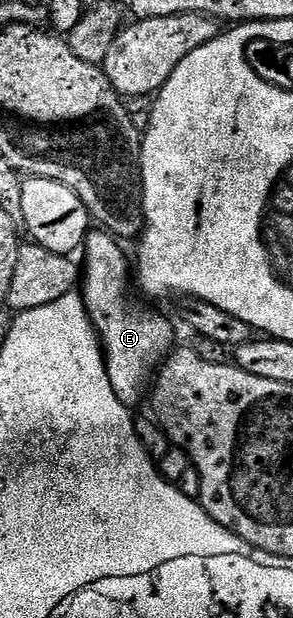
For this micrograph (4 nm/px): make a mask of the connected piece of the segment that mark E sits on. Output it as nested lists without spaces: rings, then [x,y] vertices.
[[[106,230],[87,232],[87,264],[84,262],[81,267],[81,294],[91,324],[99,332],[109,381],[122,403],[135,405],[143,395],[142,387],[146,383],[148,386],[149,380],[176,346],[175,327],[161,312],[127,295],[131,291],[131,283],[133,287],[133,267],[127,264],[122,246],[124,244]]]

